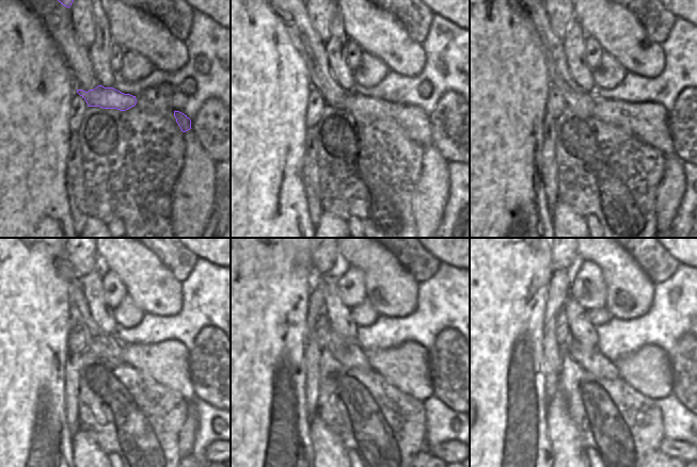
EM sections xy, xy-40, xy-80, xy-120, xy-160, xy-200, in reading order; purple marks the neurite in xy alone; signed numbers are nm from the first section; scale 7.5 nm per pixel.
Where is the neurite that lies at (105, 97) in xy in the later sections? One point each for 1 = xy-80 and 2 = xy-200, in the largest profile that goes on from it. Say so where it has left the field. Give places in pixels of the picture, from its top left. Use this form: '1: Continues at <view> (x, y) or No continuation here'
1: Continues at xy-80 (647, 122)
2: Continues at xy-200 (648, 370).

